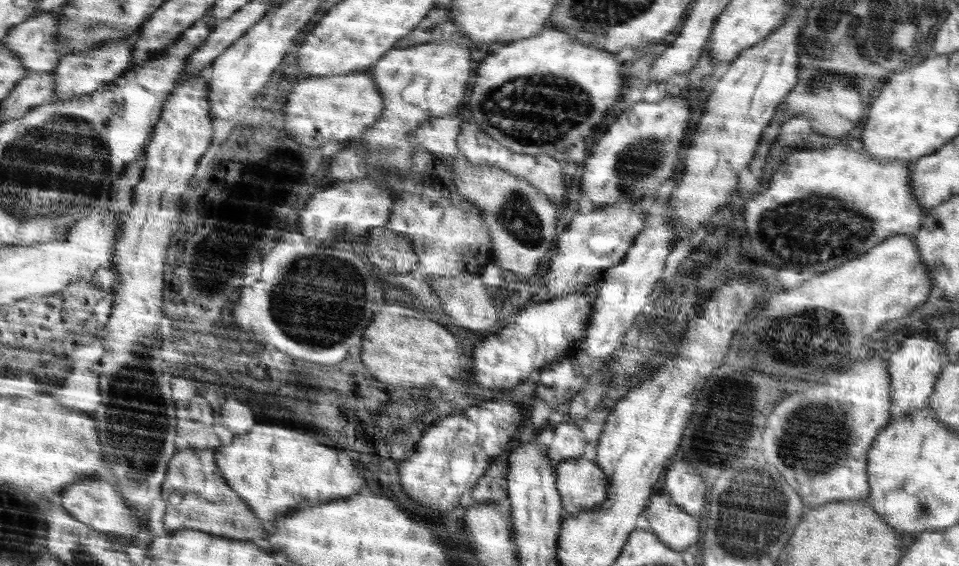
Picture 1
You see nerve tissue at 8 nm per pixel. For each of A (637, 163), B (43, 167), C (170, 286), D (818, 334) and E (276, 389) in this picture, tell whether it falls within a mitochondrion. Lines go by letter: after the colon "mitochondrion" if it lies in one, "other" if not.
A: mitochondrion
B: mitochondrion
C: other
D: mitochondrion
E: other

